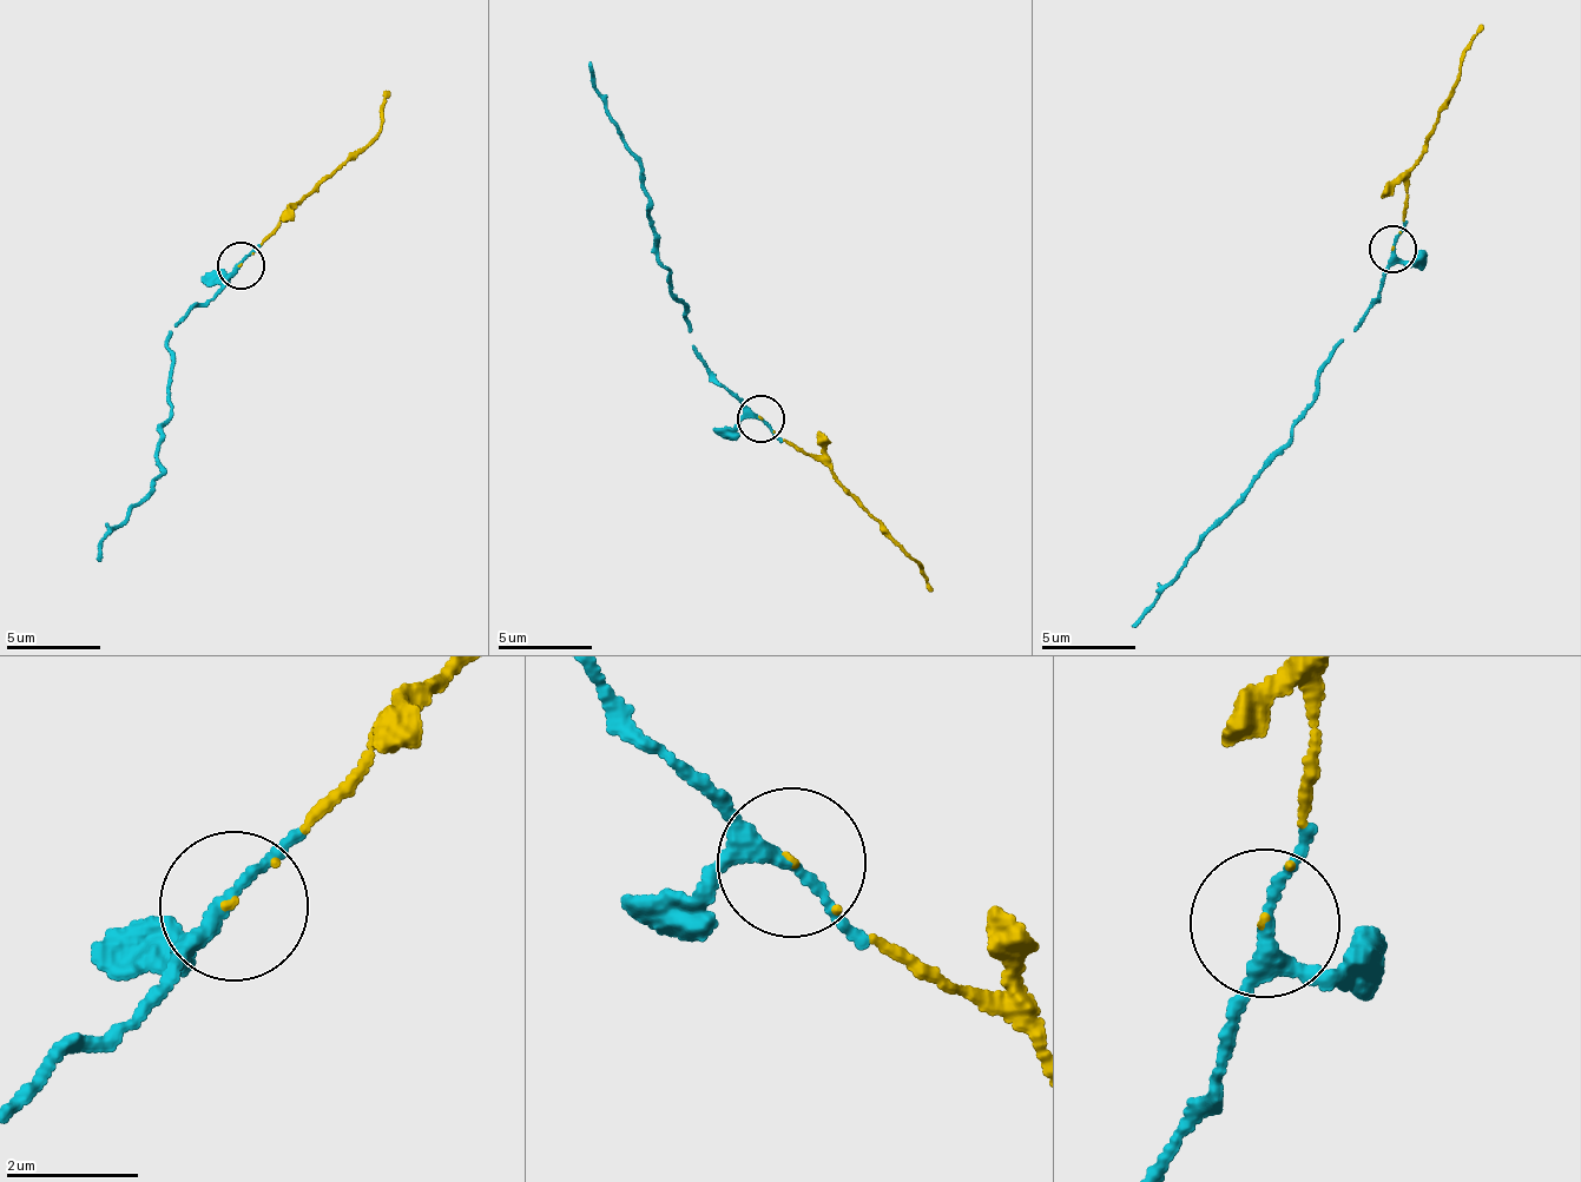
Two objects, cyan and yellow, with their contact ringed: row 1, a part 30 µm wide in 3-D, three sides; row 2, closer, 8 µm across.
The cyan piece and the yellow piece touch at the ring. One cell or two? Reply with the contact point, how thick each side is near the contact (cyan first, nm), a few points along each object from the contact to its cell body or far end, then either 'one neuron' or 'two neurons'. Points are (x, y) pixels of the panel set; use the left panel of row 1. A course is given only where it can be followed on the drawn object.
place (241, 265); calibres 170 and 40 nm; course cyan (241, 265), (170, 332), (171, 418), (155, 456), (160, 470), (147, 495), (104, 537), (94, 560); course yellow (241, 265), (275, 231), (285, 207), (381, 131), (384, 90); one neuron

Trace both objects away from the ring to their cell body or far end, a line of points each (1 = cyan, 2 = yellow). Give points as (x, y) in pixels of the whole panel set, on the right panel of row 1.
1: (1395, 248), (1378, 297), (1342, 341), (1293, 436), (1253, 486), (1199, 539), (1158, 598), (1131, 627)
2: (1395, 248), (1408, 204), (1408, 178), (1458, 71), (1462, 47), (1483, 25)

